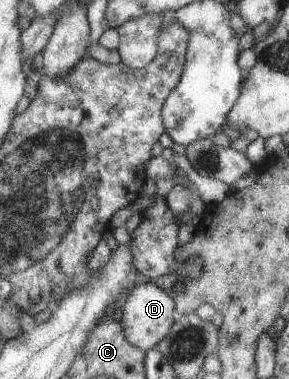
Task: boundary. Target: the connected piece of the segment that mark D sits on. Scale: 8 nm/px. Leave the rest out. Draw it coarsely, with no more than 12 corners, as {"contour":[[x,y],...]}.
{"contour":[[152,279],[123,301],[127,338],[154,350],[179,318],[175,298]]}

